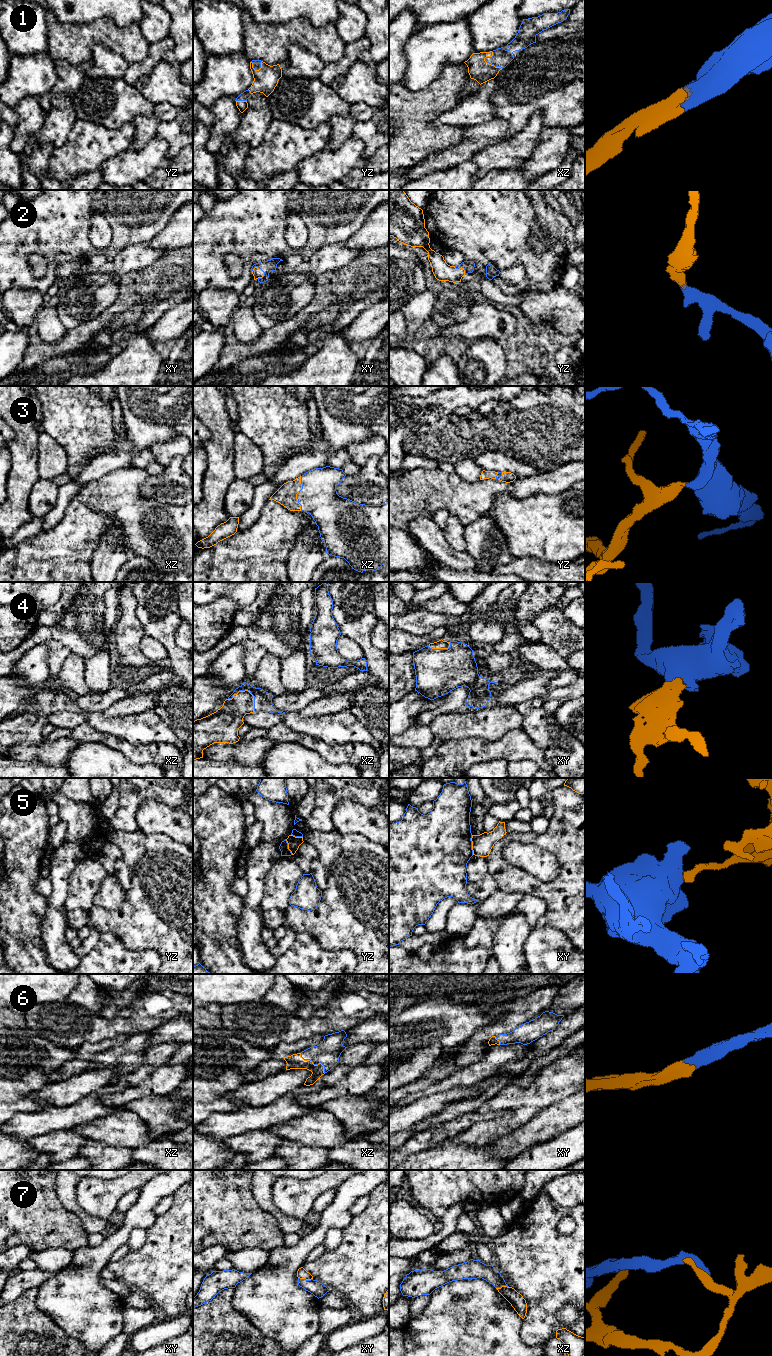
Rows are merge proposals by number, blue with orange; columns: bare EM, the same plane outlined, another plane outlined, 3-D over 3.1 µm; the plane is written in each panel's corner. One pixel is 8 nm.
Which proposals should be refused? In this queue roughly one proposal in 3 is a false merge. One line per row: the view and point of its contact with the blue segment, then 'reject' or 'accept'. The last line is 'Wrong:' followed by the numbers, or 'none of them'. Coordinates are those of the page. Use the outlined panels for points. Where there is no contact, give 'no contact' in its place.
1: contact xz (493, 64); accept
2: contact xy (259, 268); accept
3: contact xz (298, 493); accept
4: contact xz (248, 690); accept
5: contact xy (471, 845); reject
6: contact xz (314, 1064); accept
7: contact xy (305, 1279); reject
Wrong: 5, 7

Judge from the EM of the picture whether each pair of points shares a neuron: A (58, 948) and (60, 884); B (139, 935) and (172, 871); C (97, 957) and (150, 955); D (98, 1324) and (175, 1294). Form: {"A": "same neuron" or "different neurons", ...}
{"A": "same neuron", "B": "same neuron", "C": "same neuron", "D": "different neurons"}

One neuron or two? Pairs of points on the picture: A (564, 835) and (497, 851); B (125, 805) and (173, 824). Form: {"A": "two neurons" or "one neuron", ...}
{"A": "one neuron", "B": "two neurons"}

